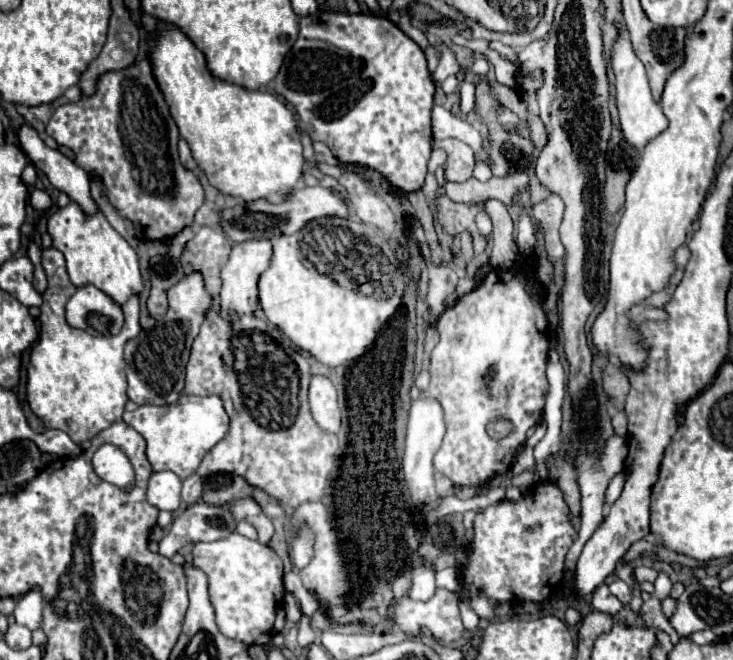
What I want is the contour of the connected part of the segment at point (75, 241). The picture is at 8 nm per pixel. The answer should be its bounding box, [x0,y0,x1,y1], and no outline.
[48,202,144,306]

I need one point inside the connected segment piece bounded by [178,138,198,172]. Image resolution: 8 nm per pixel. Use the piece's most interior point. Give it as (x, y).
(186, 158)

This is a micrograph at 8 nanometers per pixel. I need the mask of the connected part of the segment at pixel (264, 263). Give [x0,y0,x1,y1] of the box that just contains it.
[220,240,272,318]

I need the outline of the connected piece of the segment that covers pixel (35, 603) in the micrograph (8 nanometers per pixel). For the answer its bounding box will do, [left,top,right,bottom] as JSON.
[14,590,44,630]

